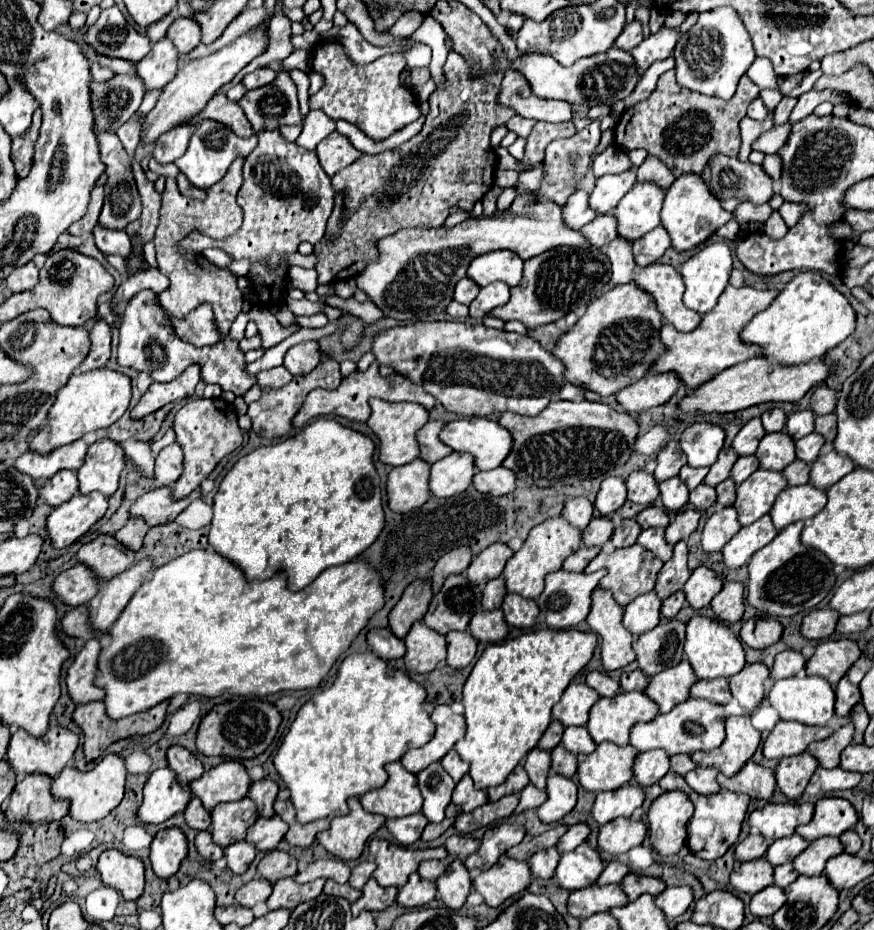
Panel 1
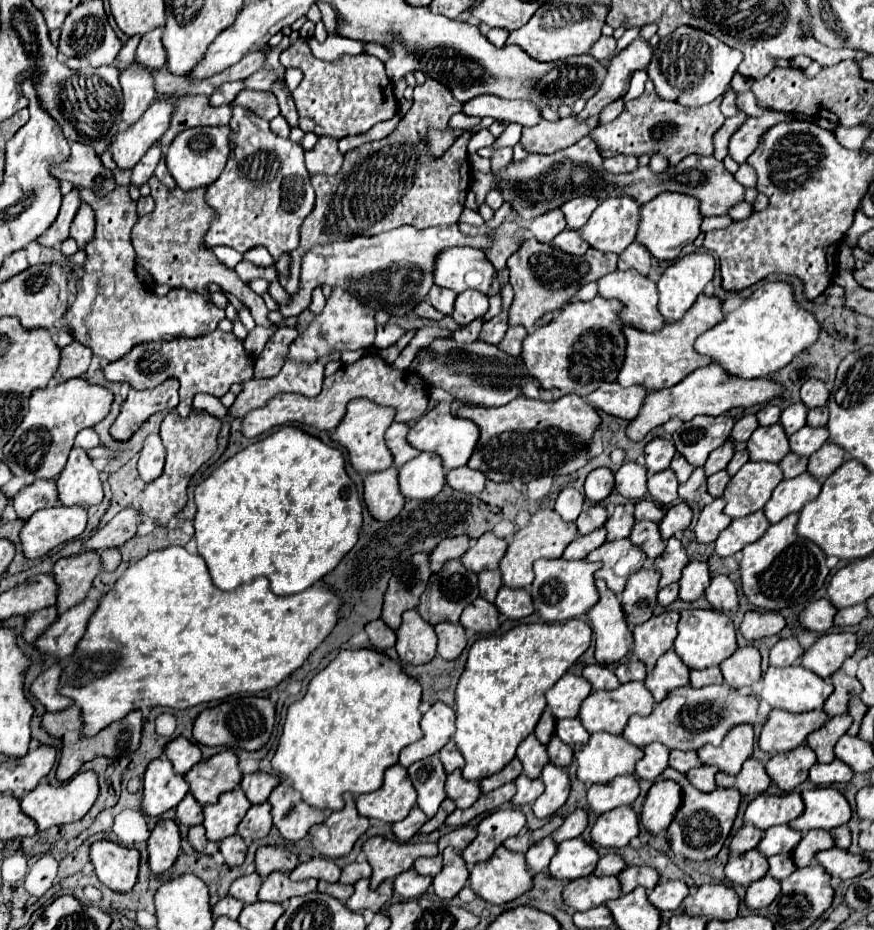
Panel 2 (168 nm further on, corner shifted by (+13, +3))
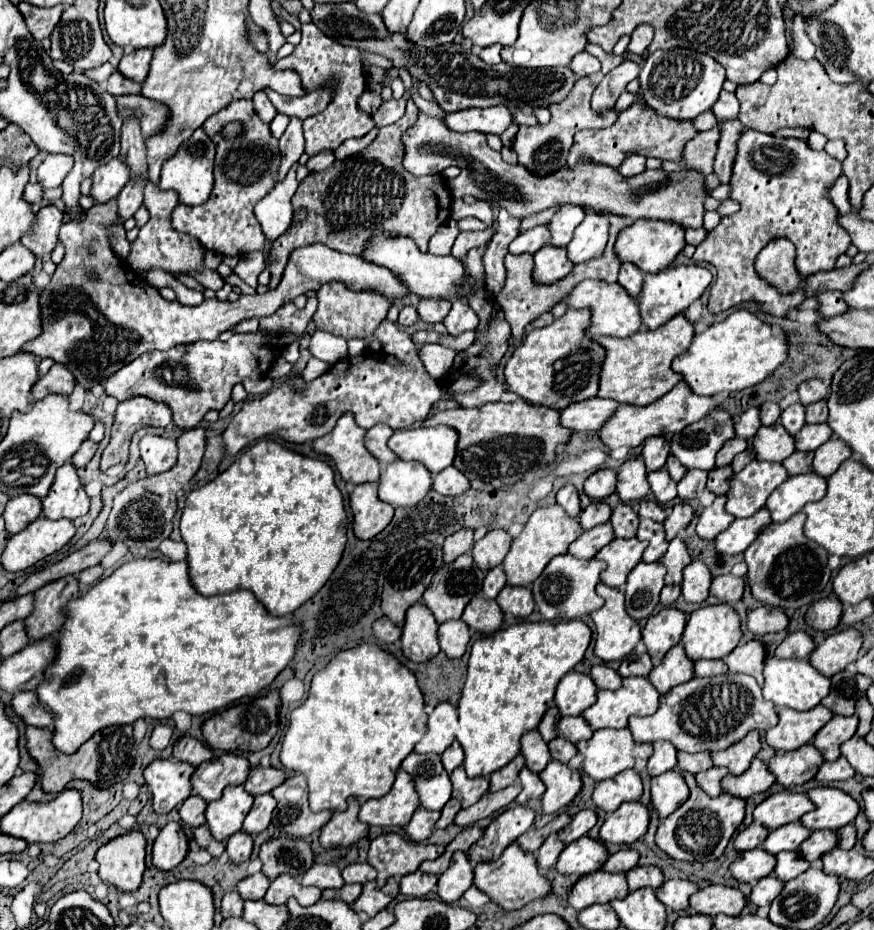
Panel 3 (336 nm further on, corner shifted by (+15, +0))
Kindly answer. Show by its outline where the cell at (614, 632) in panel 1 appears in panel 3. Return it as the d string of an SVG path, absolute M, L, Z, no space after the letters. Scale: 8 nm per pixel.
M597 584L597 594L605 598L605 606L591 614L597 628L595 656L603 662L623 660L633 652L635 644L641 640L637 622L625 612L623 592Z

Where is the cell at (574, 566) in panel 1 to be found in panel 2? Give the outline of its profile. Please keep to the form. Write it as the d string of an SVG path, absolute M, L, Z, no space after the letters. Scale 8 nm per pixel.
M603 527L595 529L593 533L587 533L587 535L577 535L575 541L571 541L563 553L563 559L585 559L593 549L597 549L599 545L605 543L605 537L607 537L607 531Z

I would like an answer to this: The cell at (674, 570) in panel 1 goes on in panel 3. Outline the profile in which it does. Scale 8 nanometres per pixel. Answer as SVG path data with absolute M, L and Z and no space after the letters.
M673 538L669 542L667 552L659 558L659 562L667 568L667 576L665 576L665 584L679 584L683 580L683 568L687 564L691 564L691 556L687 554L687 548L683 544L681 538Z

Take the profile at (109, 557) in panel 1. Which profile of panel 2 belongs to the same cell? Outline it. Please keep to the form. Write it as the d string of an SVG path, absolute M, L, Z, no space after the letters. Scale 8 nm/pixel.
M81 553L77 557L57 561L57 565L53 567L53 577L57 585L57 615L65 613L85 599L99 571L101 559L97 553Z

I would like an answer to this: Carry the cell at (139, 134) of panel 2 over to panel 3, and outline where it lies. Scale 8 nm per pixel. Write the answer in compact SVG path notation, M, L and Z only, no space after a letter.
M121 156L113 158L109 164L103 164L93 172L93 188L91 196L101 204L111 198L115 198L123 184L129 180L129 168L125 168L125 162Z

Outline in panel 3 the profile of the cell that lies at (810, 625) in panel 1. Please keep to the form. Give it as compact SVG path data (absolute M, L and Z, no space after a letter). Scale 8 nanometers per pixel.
M821 598L815 604L811 604L811 608L805 614L805 622L807 626L811 626L813 630L833 630L841 620L841 602L837 598Z

